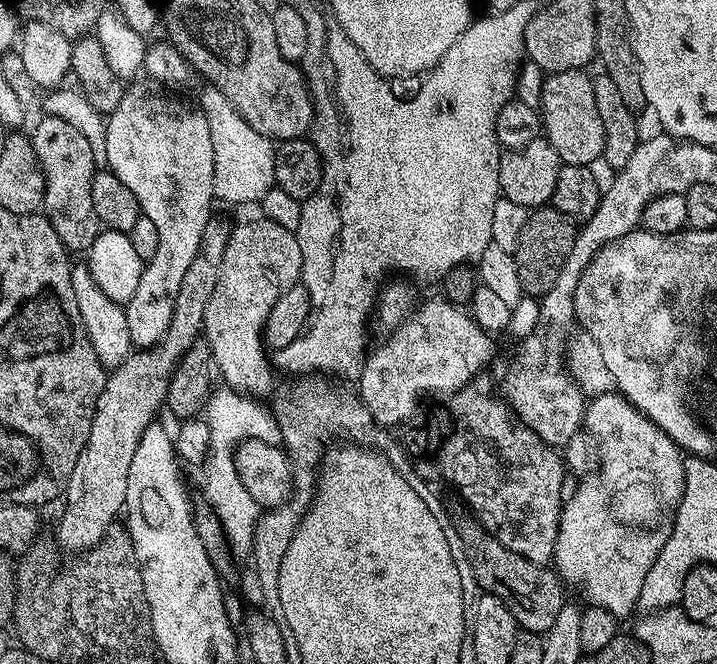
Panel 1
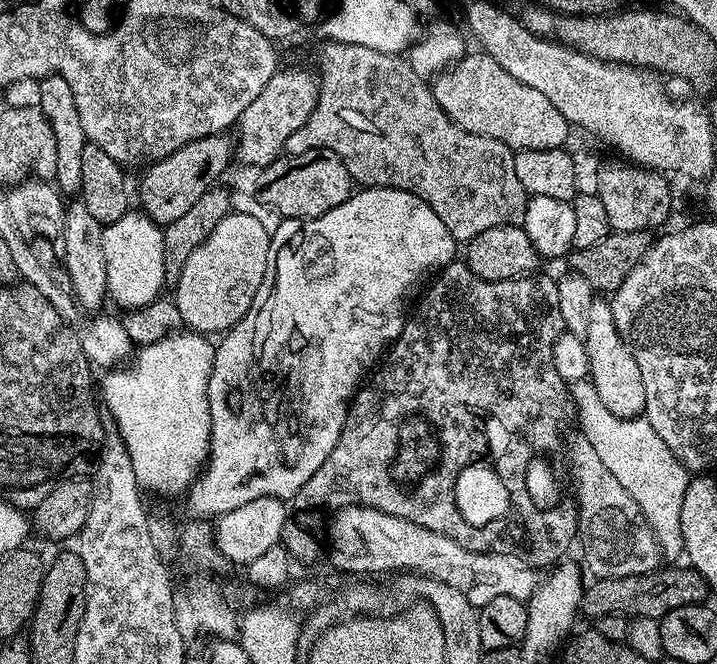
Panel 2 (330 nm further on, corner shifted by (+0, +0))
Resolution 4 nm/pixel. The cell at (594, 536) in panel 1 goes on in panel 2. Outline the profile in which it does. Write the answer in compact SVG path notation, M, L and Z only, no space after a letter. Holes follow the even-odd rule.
M604 298L593 299L590 306L590 322L586 325L586 334L582 337L589 358L588 376L592 381L602 406L618 418L637 419L646 406L646 386L642 386L642 370L634 362L634 354L622 342L614 326L614 314L611 303Z

